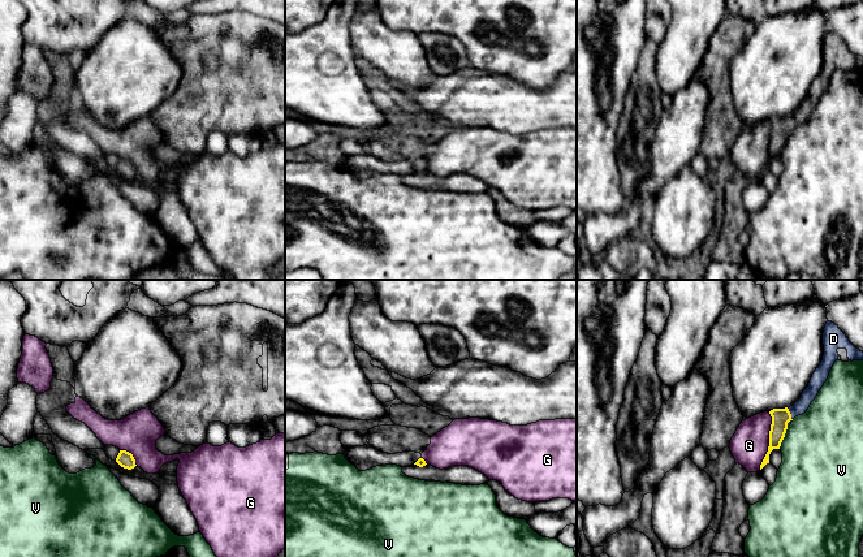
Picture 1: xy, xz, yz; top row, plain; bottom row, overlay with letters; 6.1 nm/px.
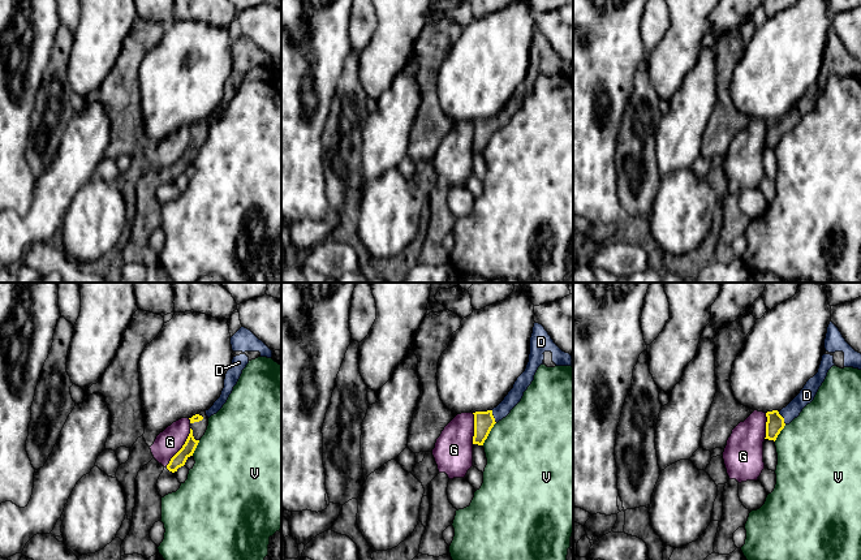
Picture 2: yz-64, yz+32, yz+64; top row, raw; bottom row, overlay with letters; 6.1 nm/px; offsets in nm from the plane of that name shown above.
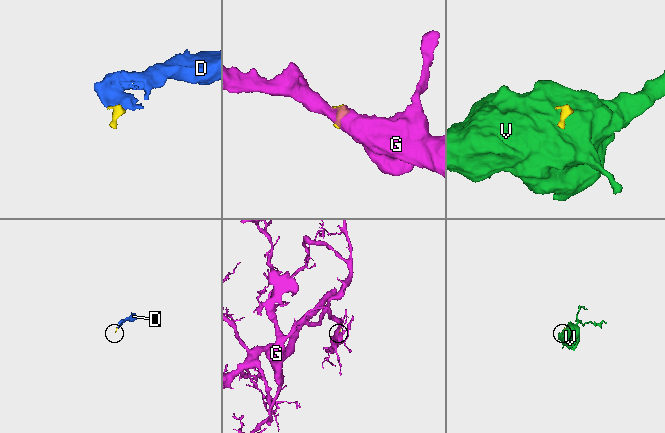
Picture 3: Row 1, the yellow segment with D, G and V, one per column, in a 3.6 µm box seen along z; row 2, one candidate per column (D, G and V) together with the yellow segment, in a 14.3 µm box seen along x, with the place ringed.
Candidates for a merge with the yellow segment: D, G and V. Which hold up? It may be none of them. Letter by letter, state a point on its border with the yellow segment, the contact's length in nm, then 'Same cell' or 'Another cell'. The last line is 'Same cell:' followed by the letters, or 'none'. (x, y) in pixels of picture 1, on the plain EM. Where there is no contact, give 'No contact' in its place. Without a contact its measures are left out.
D: Touches yellow at yz (790, 122). Shared border 90 nm. Same cell
G: Touches yellow at yz (769, 150). Shared border 360 nm. Another cell
V: Touches yellow at yz (784, 145). Shared border 150 nm. Another cell
Same cell: D

